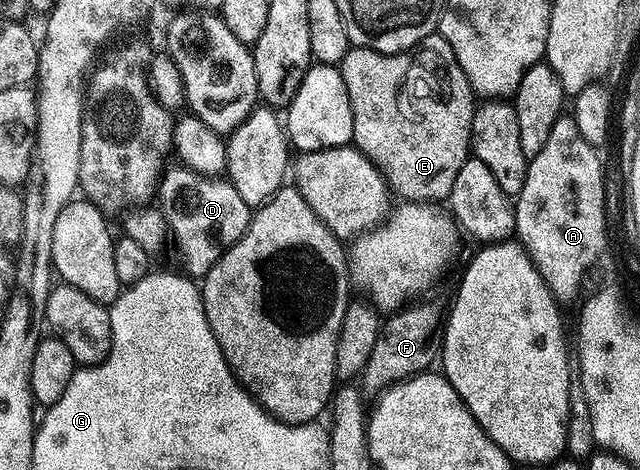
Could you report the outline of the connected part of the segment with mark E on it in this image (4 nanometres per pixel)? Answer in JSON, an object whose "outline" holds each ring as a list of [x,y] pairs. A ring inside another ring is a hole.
{"outline":[[[434,33],[425,39],[422,43],[417,44],[412,53],[402,53],[399,55],[384,55],[378,51],[372,51],[366,47],[350,46],[349,52],[343,57],[343,61],[339,64],[341,76],[343,77],[343,85],[347,85],[347,97],[351,97],[351,117],[353,118],[353,142],[352,146],[363,154],[381,170],[381,175],[385,182],[389,184],[390,192],[394,196],[402,195],[402,200],[410,203],[428,203],[432,204],[433,199],[448,200],[451,193],[451,185],[455,185],[455,176],[458,175],[459,169],[463,169],[463,165],[471,158],[471,121],[473,120],[473,112],[475,110],[475,96],[471,85],[467,81],[467,77],[459,72],[459,61],[455,61],[455,53],[451,49],[451,45],[441,38],[440,34]],[[412,71],[451,71],[453,76],[449,75],[417,75],[412,79],[409,74]],[[416,91],[422,91],[421,99],[425,103],[445,103],[445,107],[409,107],[409,102],[413,99]]]}

